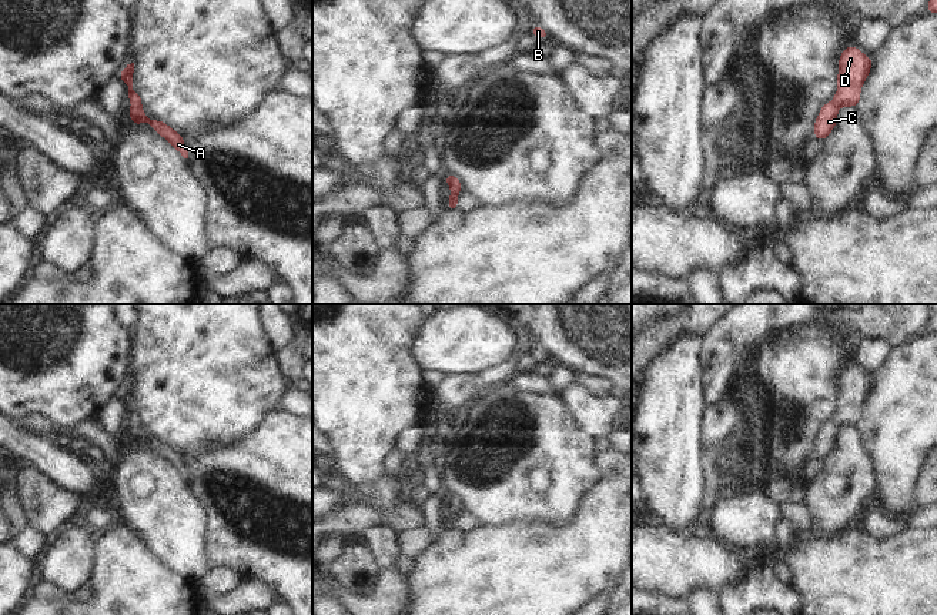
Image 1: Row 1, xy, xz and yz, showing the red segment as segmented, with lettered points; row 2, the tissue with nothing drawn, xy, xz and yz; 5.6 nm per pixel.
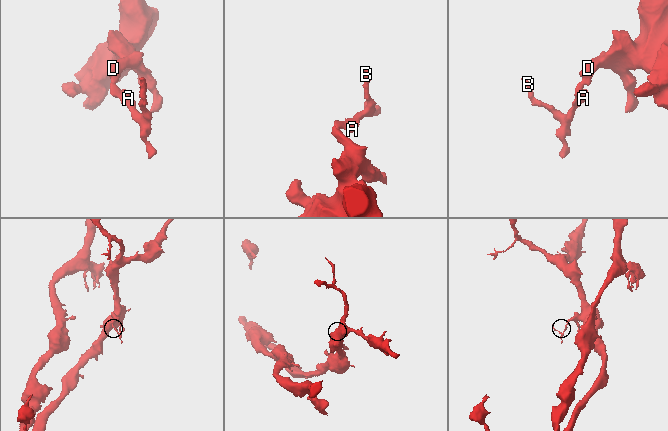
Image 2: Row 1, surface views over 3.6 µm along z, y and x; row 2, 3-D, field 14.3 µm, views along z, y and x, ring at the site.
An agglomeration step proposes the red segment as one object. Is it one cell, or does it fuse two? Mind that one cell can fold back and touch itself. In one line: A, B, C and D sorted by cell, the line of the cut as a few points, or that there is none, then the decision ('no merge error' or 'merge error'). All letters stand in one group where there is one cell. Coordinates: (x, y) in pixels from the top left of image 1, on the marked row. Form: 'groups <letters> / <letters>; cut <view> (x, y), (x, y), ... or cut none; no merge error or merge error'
groups A B C D; cut none; no merge error

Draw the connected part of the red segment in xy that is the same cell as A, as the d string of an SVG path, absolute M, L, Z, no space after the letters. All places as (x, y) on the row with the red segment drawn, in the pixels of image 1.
M134 63L124 66L120 71L120 81L128 86L128 98L131 103L130 107L130 121L135 126L141 123L147 123L153 127L155 133L158 133L163 138L165 138L184 158L188 158L188 150L185 147L183 136L171 128L165 121L158 121L155 118L150 120L147 114L143 111L143 100L140 93L133 90L133 77L134 77Z

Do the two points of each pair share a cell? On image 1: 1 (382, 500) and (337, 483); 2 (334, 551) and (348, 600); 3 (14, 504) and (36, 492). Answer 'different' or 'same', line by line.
1: same
2: different
3: different

